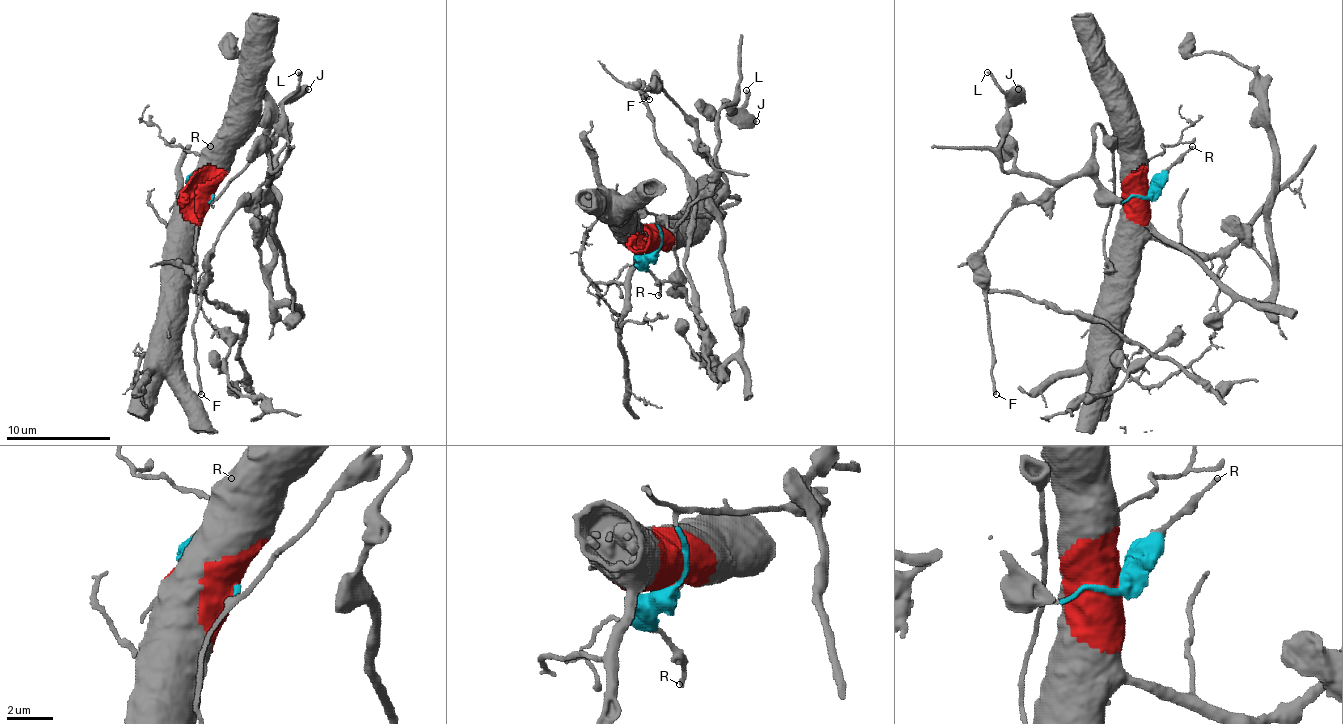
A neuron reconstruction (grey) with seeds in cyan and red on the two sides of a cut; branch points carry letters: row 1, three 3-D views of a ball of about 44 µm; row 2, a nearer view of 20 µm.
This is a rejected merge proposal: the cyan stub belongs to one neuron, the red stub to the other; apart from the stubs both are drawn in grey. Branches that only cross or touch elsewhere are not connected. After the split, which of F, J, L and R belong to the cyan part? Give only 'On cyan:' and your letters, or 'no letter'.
On cyan: F, J, L, R

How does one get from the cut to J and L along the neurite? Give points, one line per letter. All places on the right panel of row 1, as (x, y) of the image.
J: (1148, 195), (1114, 201), (1114, 140), (1098, 125), (1077, 172), (1007, 172), (999, 148), (1017, 88)
L: (1148, 195), (1114, 201), (1114, 140), (1098, 125), (1077, 172), (1007, 172), (1007, 104), (986, 72)

